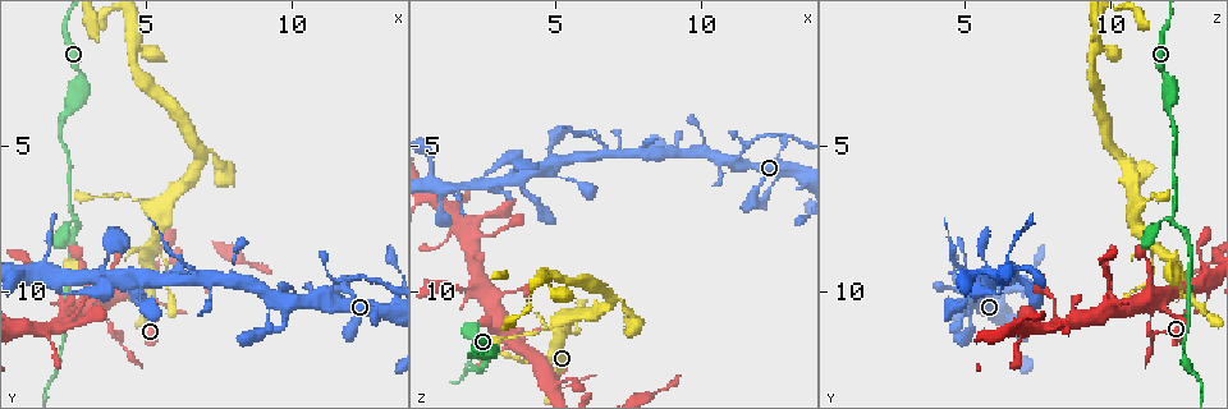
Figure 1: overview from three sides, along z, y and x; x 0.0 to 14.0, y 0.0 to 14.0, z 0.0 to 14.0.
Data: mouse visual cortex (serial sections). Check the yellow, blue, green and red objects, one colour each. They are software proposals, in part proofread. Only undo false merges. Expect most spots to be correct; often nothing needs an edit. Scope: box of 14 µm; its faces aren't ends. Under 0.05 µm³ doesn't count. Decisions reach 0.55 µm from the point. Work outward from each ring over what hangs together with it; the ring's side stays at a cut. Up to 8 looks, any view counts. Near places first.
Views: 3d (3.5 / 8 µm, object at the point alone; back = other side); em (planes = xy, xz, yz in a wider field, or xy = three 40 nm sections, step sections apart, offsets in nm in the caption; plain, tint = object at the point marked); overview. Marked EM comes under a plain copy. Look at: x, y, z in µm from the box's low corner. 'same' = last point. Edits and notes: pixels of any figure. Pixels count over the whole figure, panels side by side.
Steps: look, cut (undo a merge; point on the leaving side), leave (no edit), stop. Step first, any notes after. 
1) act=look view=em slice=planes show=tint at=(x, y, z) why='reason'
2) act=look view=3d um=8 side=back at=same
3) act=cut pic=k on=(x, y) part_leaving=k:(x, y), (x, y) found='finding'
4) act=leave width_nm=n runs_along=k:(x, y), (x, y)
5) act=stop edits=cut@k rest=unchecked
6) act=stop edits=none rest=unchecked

act=look view=3d um=3.5 at=(2.6, 7.4, 12.1) why='abrupt turn'

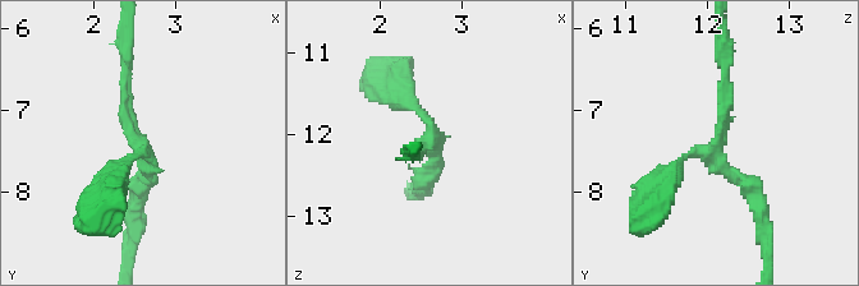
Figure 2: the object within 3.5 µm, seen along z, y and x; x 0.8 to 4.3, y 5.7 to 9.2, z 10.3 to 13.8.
act=look view=em slice=xy step=3 show=tint at=(2.55, 7.45, 12.10) why='shape alone is not enough'

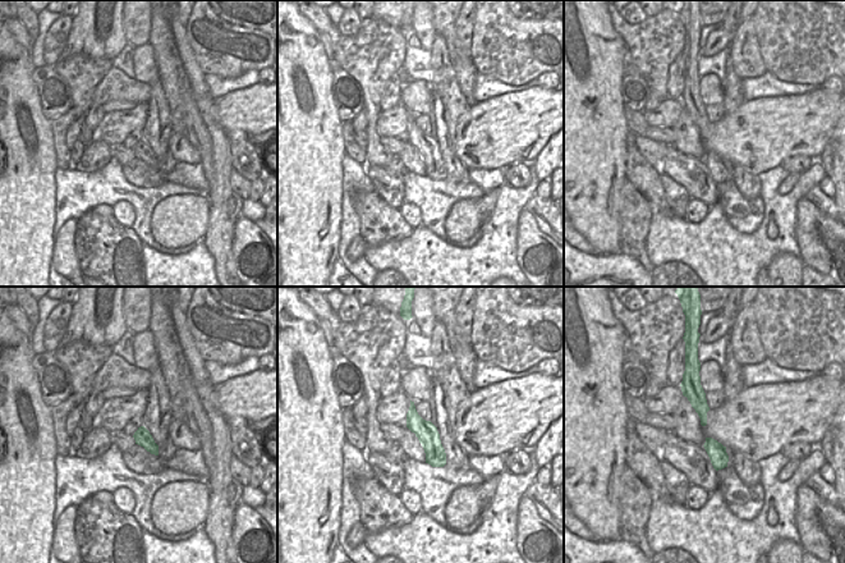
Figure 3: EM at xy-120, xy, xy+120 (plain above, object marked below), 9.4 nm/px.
act=leave arm_widths_nm=150,200,300 runs_along=3:(412, 410), (440, 463) found='all the same cell'

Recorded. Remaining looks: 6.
act=look view=3d um=3.5 at=(5.3, 8.5, 11.4) why='thick turns thin'

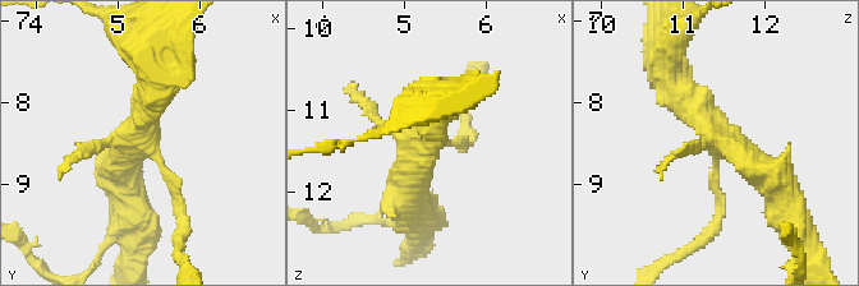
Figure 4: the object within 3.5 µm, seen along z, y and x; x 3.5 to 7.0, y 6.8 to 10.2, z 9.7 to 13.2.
act=look view=em slice=xy step=3 show=tint at=(5.25, 8.45, 11.45) why='shape alone is not enough'

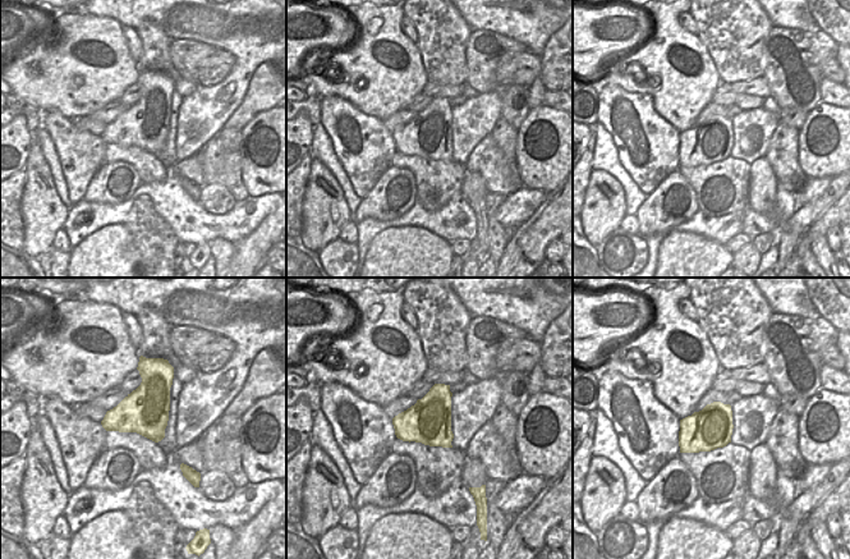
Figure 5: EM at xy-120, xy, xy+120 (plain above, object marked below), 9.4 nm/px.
act=leave runs_along=4:(779, 192), (671, 69) found='one cell here'

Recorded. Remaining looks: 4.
act=look view=3d um=3.5 at=(1.9, 9.9, 9.9) why='thin neck'

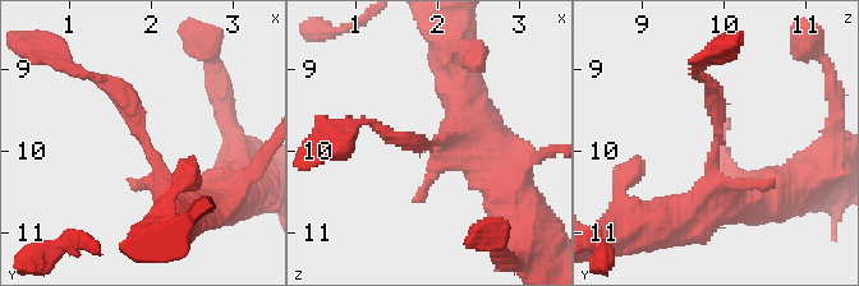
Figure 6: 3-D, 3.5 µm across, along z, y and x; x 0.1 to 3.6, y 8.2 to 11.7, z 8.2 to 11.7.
act=look view=em slice=xy step=2 show=tint at=(1.95, 9.85, 9.90)

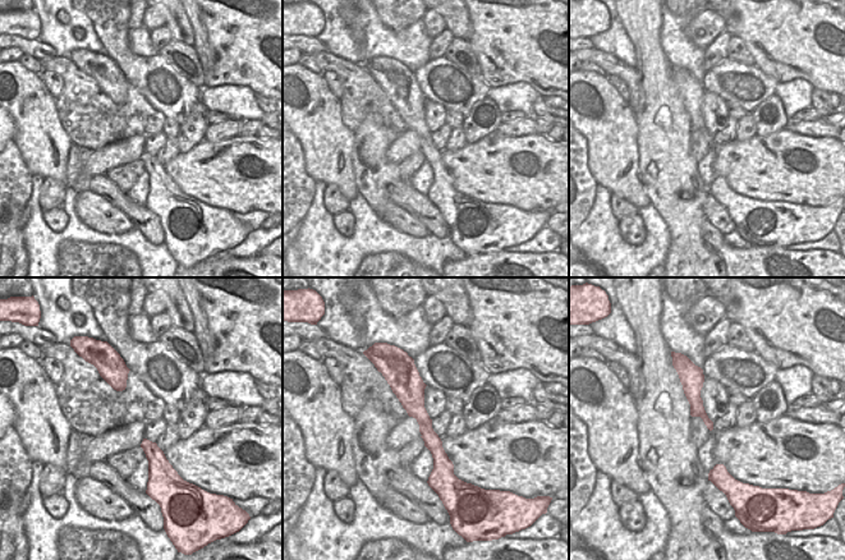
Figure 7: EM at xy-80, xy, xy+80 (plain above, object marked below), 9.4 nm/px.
act=leave arm_widths_nm=250,350 found='continuous, no second cell'

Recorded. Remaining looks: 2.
act=stop edits=none rest=unchecked

